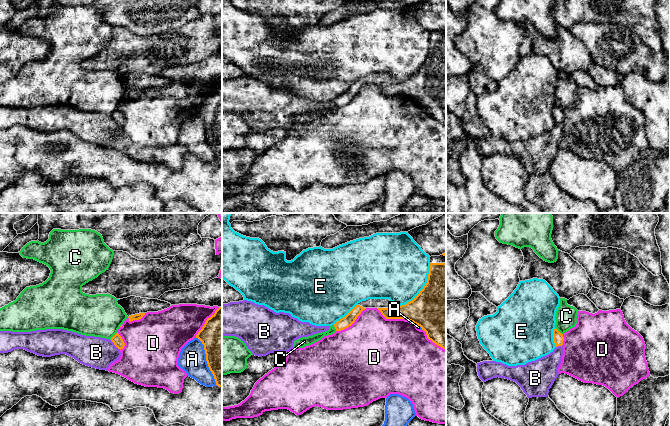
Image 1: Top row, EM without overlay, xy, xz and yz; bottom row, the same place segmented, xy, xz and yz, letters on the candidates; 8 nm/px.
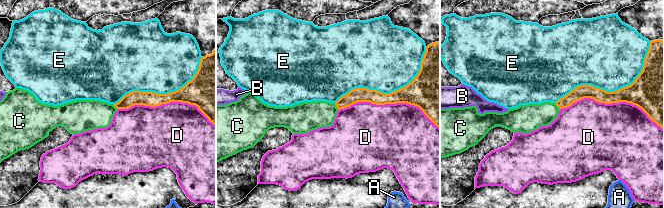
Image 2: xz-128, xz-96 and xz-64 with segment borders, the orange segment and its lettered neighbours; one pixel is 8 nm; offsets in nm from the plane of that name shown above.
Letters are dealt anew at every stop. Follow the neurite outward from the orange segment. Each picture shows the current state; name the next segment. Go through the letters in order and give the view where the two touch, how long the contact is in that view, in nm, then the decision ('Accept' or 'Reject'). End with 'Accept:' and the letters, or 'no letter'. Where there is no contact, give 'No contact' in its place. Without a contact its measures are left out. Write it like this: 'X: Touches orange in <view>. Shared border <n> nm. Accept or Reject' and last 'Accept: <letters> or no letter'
A: Touches orange in xy. Shared border 420 nm. Reject
B: Touches orange in xy. Shared border 120 nm. Reject
C: Touches orange in xy. Shared border 90 nm. Reject
D: Touches orange in xz. Shared border 360 nm. Reject
E: Touches orange in xz. Shared border 440 nm. Reject
Accept: no letter

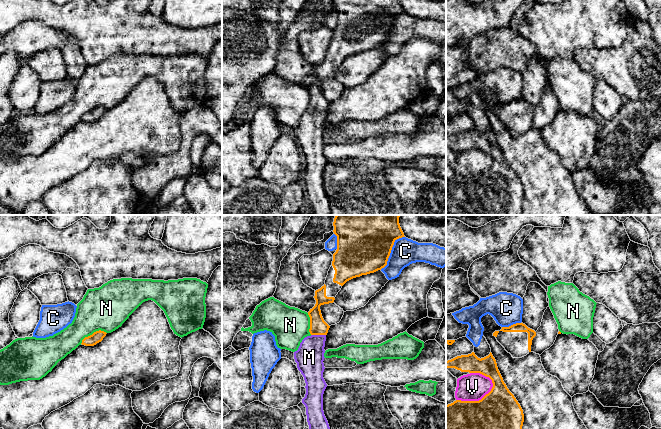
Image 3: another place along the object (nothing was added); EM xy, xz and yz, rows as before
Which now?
C: Touches orange in xz. Shared border 340 nm. Reject
M: Touches orange in xz. Shared border 120 nm. Accept
N: Touches orange in xy. Shared border 240 nm. Reject
V: Touches orange in yz. Shared border 340 nm. Reject
Accept: M

